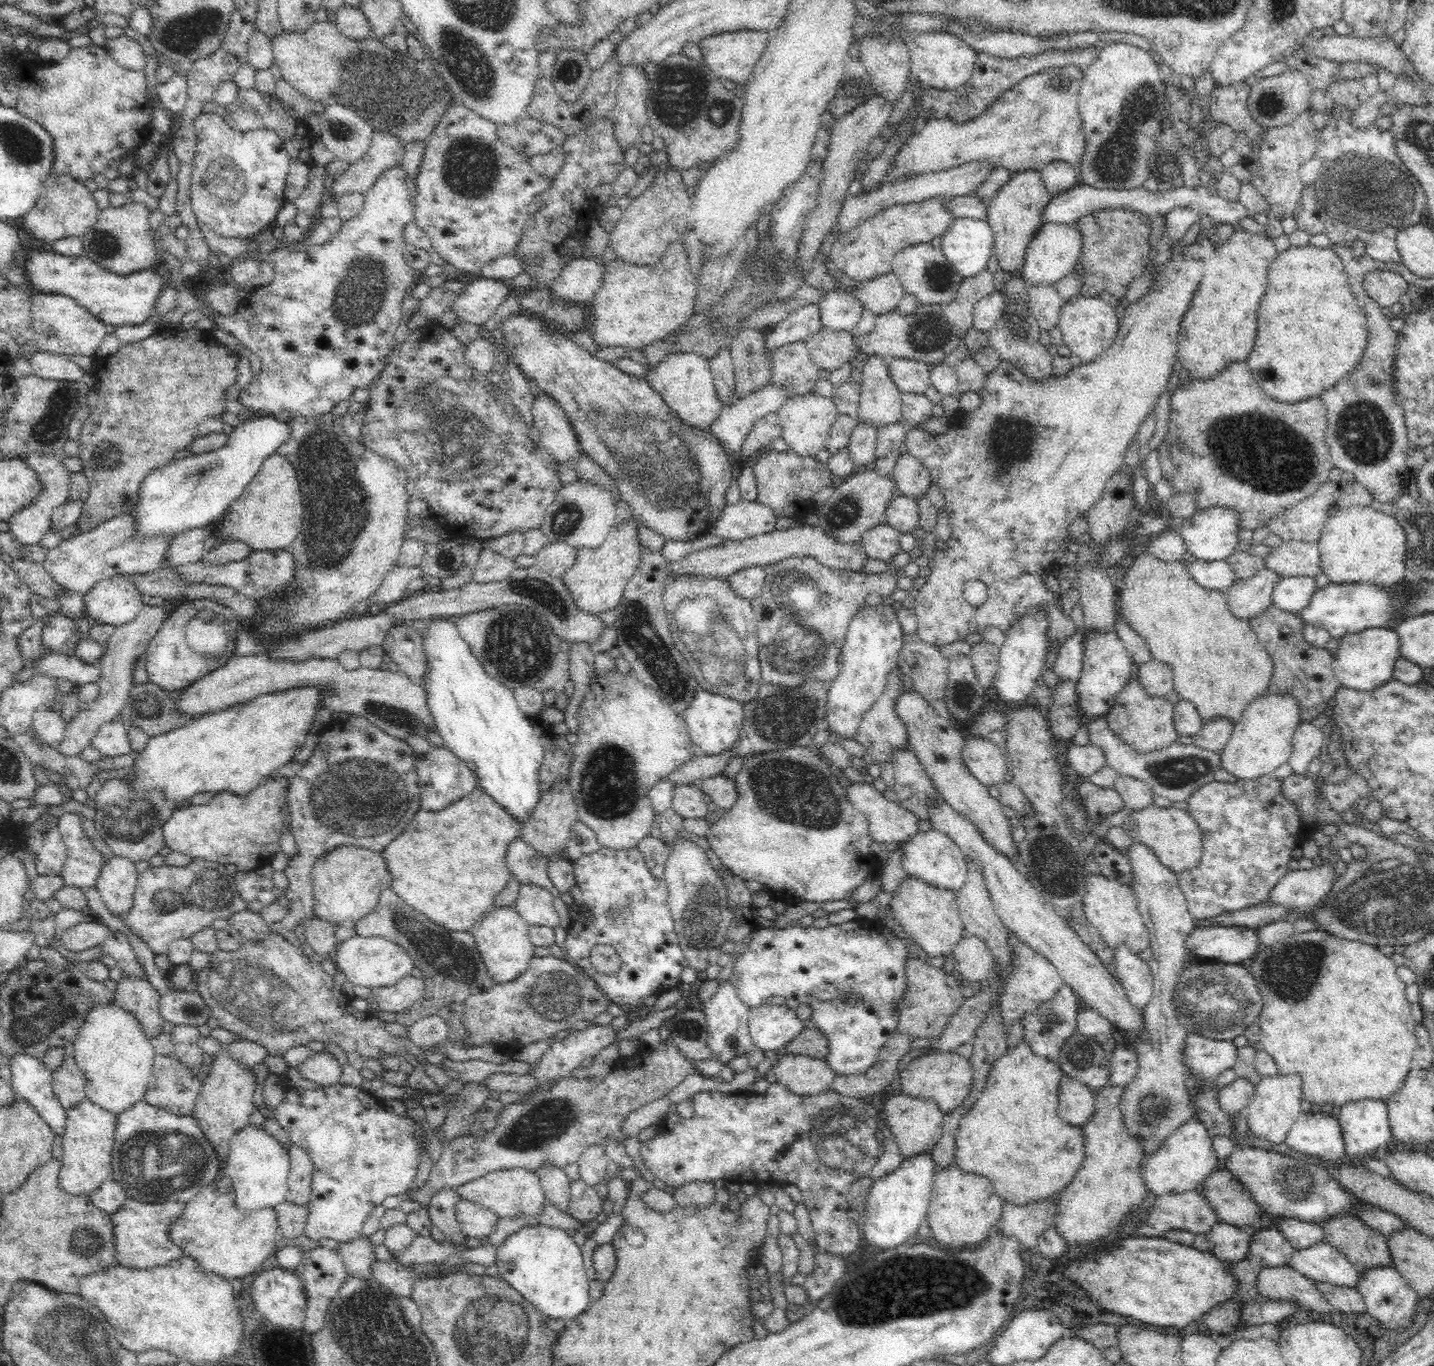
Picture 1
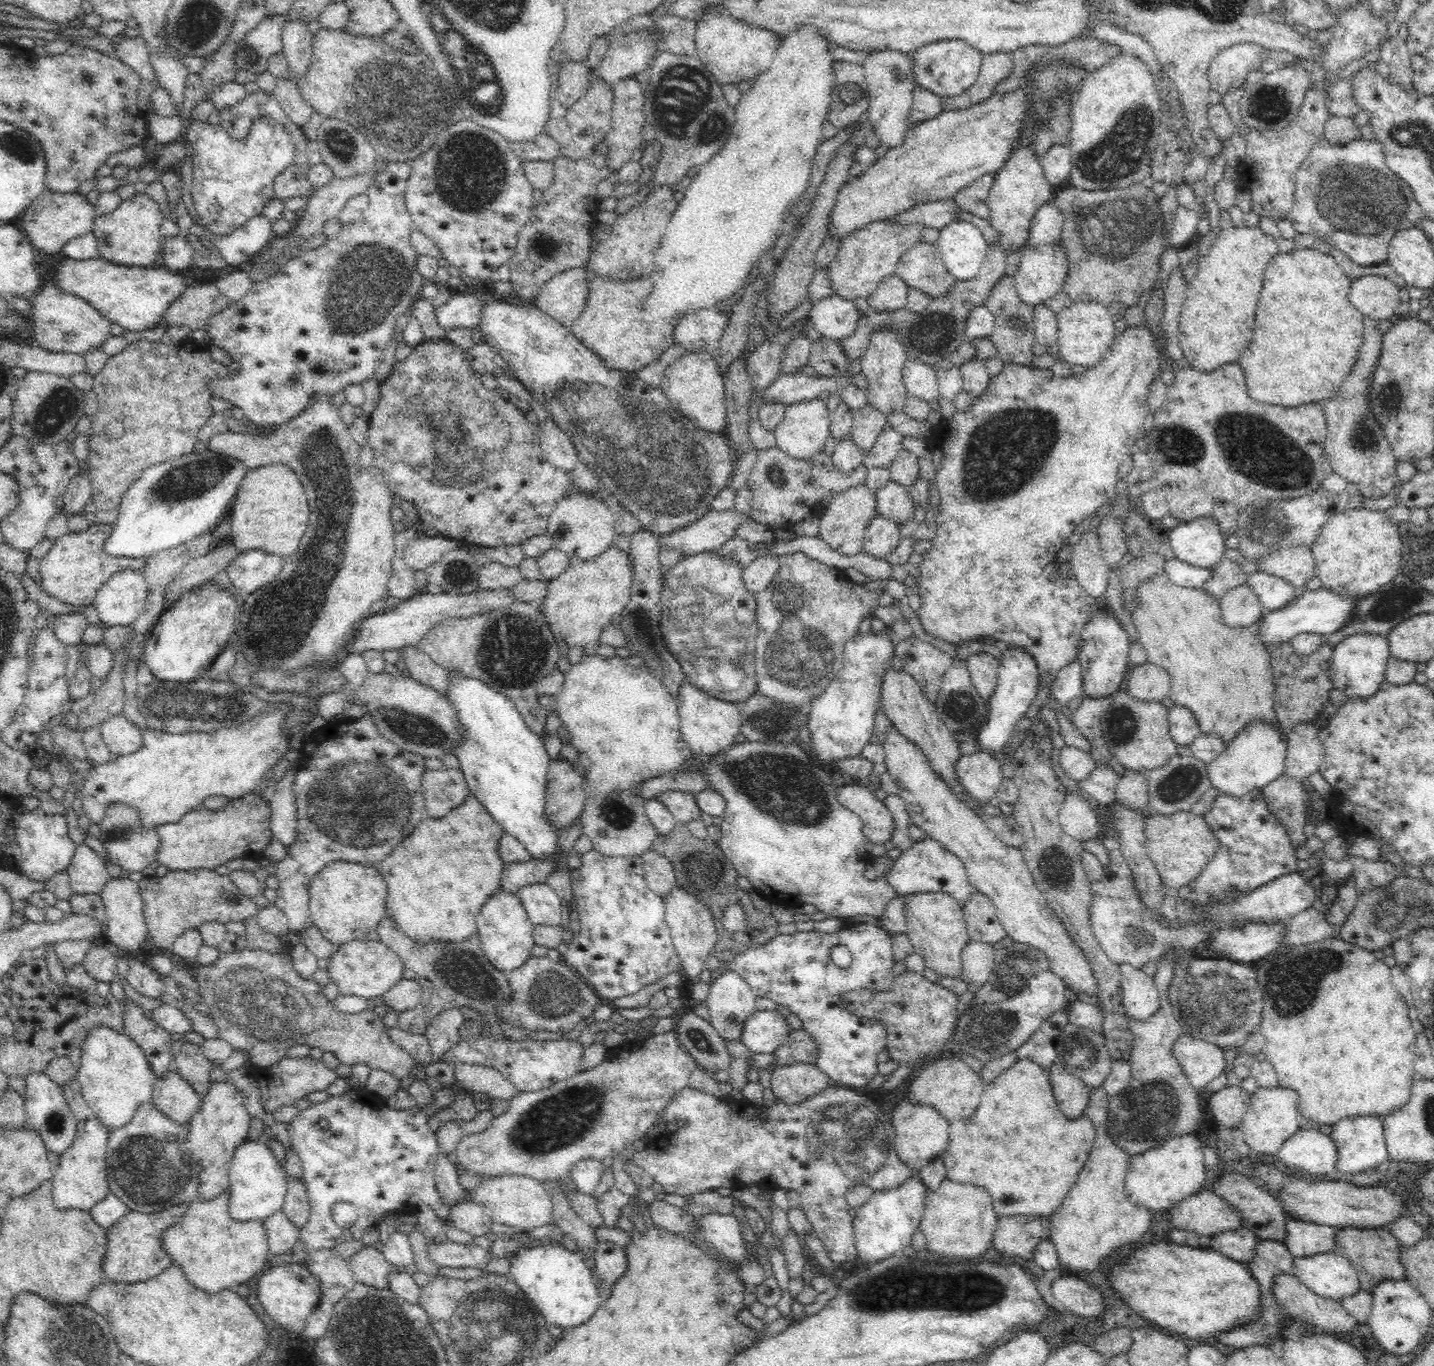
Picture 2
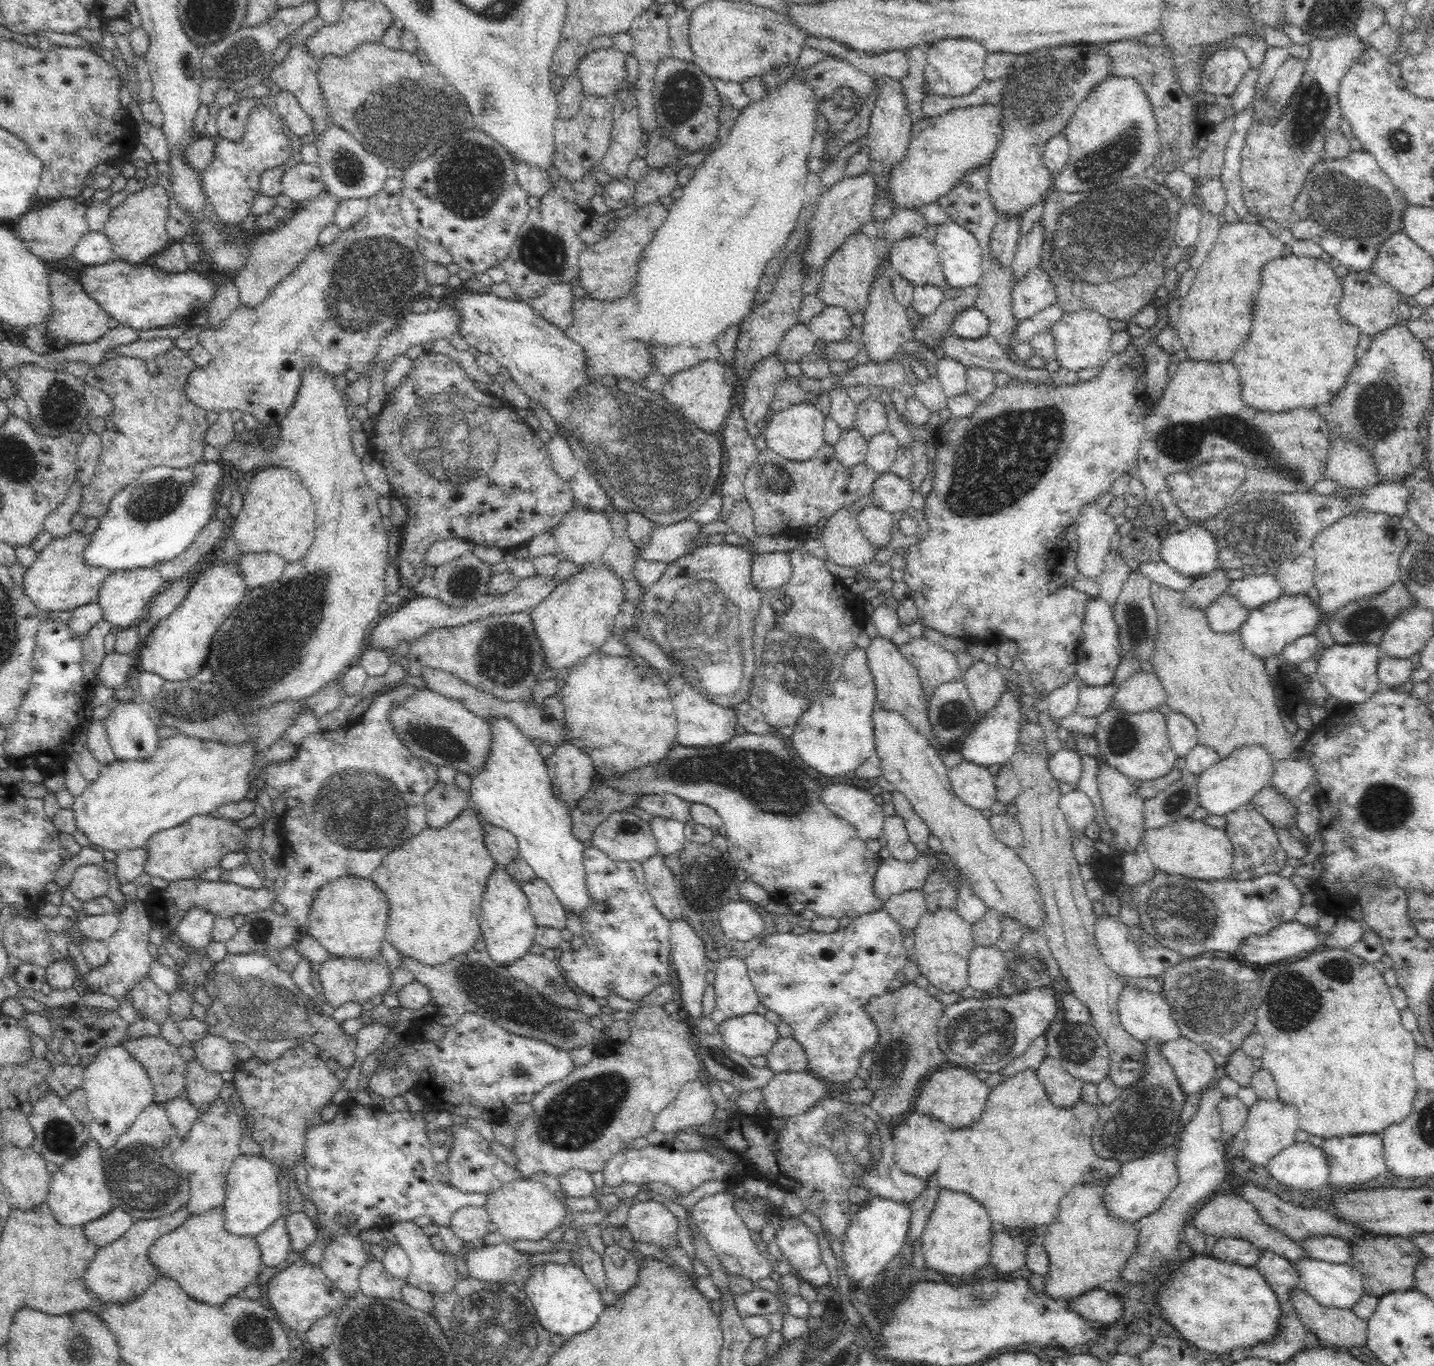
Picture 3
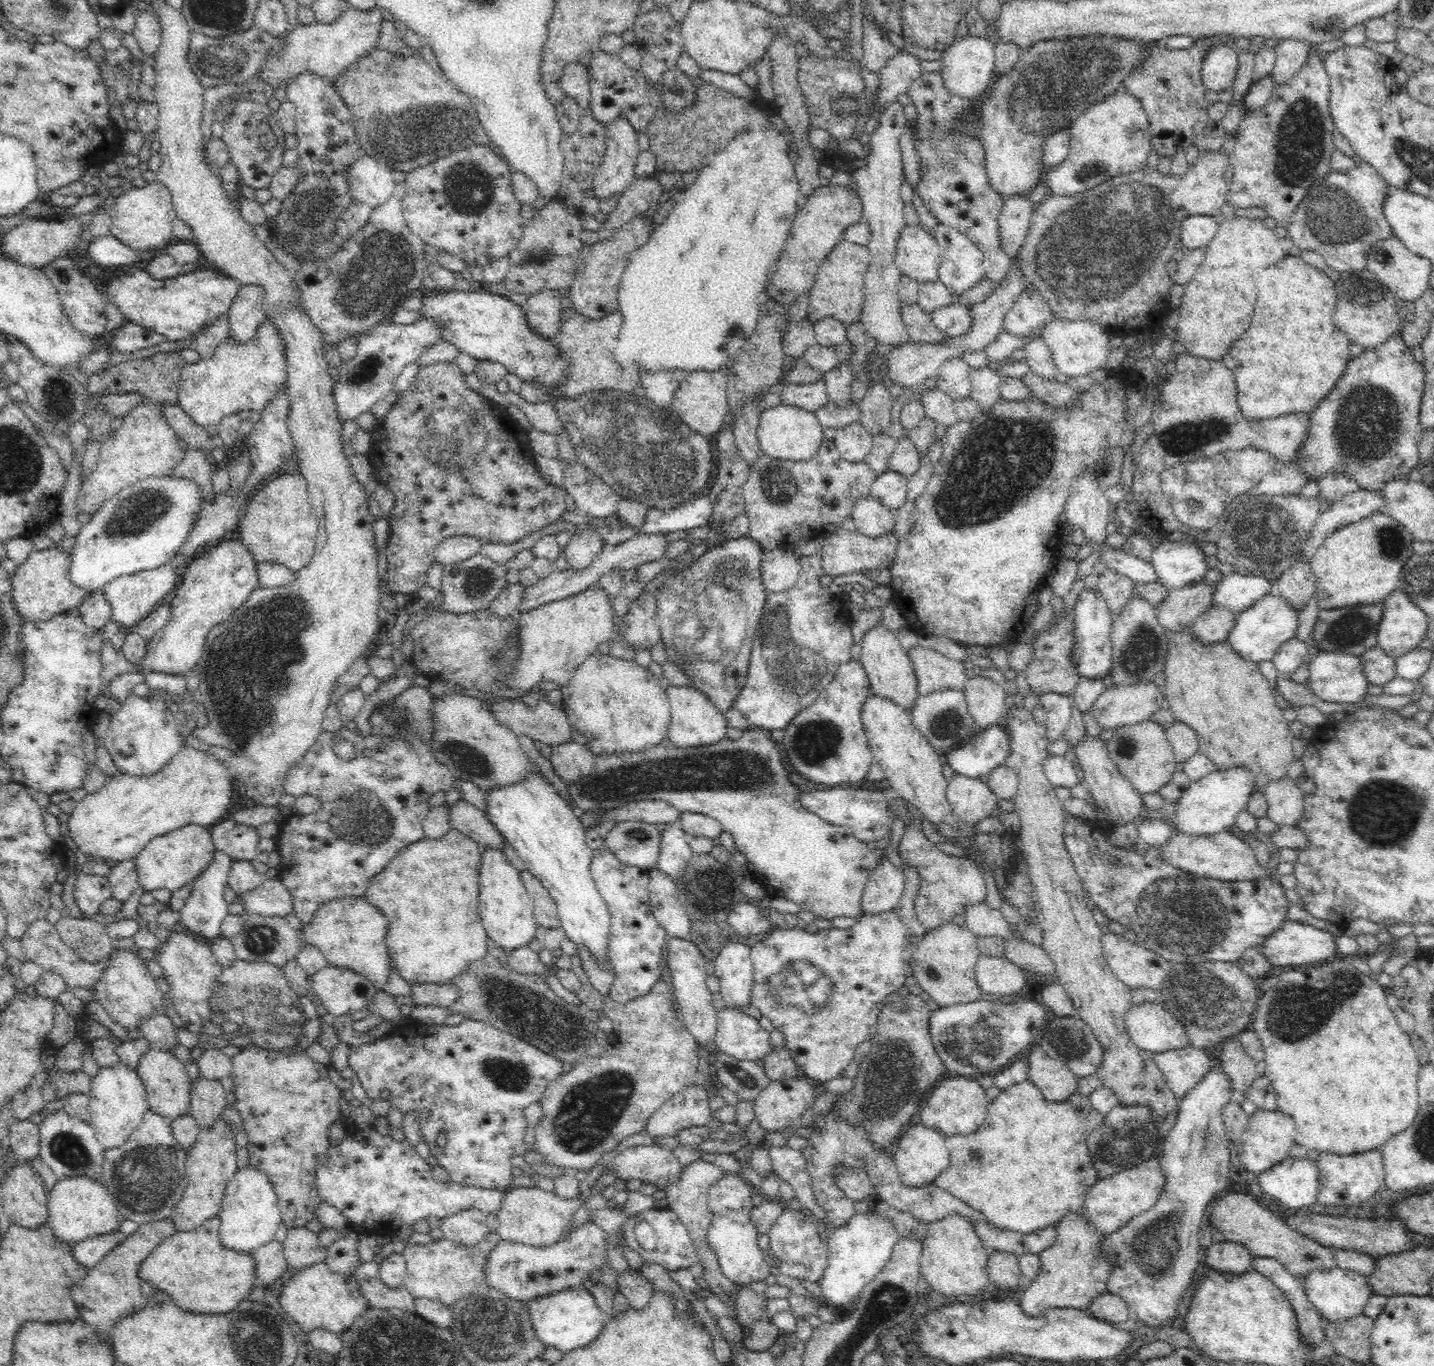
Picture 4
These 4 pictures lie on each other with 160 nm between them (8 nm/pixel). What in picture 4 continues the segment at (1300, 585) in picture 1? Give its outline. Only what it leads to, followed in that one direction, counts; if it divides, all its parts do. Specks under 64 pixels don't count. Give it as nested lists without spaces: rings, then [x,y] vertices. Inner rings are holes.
[[[1243,572],[1228,574],[1215,586],[1213,605],[1229,609],[1235,614],[1250,608],[1260,598],[1275,593],[1275,587],[1264,576]]]

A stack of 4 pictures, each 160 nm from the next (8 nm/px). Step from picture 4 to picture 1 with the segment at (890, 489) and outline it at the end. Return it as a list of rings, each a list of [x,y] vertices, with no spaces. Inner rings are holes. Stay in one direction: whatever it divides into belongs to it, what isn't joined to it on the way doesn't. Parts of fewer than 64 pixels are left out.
[[[894,493],[886,505],[884,523],[900,534],[912,532],[919,525],[919,508],[915,497]]]

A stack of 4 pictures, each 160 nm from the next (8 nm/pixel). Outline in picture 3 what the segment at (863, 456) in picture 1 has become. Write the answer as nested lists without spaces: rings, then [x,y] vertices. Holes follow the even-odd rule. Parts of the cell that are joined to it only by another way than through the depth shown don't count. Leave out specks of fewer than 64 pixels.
[[[870,396],[857,405],[854,429],[858,430],[864,439],[870,440],[875,434],[886,431],[887,426],[888,413],[882,401]]]

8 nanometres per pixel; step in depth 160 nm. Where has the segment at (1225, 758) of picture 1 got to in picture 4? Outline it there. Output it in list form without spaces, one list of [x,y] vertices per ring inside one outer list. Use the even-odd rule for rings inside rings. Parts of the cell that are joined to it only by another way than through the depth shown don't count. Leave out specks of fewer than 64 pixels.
[[[1232,766],[1228,770],[1216,770],[1200,780],[1191,781],[1177,800],[1174,816],[1169,821],[1174,832],[1190,836],[1210,836],[1230,828],[1236,822],[1236,814],[1246,808],[1250,795],[1255,791],[1252,776],[1247,768]]]

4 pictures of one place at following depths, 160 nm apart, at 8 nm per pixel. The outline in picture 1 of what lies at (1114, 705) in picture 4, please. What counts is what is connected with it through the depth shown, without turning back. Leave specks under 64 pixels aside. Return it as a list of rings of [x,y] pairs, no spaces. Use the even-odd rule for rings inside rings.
[[[1152,659],[1139,665],[1136,678],[1150,696],[1165,697],[1173,689],[1173,668],[1167,662]]]

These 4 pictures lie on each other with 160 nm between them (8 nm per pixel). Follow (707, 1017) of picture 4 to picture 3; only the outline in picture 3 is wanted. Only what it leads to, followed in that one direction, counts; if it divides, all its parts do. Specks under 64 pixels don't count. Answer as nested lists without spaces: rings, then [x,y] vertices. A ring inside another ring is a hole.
[[[676,918],[669,922],[671,960],[676,966],[680,980],[680,996],[684,1010],[696,1023],[702,1018],[702,997],[706,988],[705,942],[690,926],[687,918]]]

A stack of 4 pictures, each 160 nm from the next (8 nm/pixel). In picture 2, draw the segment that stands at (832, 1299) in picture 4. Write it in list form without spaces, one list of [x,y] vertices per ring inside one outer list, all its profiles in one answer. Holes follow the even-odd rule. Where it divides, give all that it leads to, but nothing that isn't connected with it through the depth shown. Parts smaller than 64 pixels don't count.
[[[917,1171],[913,1178],[893,1190],[874,1191],[872,1196],[855,1209],[853,1218],[854,1240],[857,1257],[864,1264],[872,1264],[900,1252],[904,1246],[910,1244],[914,1230],[919,1228],[925,1211],[925,1200],[929,1192],[920,1181]]]

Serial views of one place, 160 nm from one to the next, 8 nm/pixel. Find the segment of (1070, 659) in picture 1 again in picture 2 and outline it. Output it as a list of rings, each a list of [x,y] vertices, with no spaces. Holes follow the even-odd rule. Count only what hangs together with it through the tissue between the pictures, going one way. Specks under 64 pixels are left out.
[[[1074,658],[1074,662],[1070,662],[1068,666],[1062,666],[1058,670],[1056,680],[1051,685],[1050,696],[1060,703],[1059,708],[1068,706],[1070,702],[1079,698],[1080,694],[1083,694],[1082,675],[1082,667],[1076,658]]]

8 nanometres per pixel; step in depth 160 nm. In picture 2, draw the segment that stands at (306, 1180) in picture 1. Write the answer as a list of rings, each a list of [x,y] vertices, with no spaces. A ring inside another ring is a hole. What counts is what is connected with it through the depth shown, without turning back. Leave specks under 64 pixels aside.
[[[288,1177],[287,1179],[287,1194],[281,1209],[301,1229],[306,1226],[310,1212],[306,1185],[304,1185],[302,1178]]]

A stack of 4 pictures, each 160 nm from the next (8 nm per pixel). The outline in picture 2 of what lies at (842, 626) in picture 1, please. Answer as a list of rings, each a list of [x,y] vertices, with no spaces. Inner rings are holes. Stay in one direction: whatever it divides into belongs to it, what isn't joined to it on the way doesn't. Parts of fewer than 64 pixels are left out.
[[[801,552],[784,553],[782,556],[776,558],[780,564],[779,572],[773,579],[773,582],[766,588],[766,590],[755,594],[757,603],[757,623],[759,627],[759,634],[755,642],[755,673],[757,676],[757,692],[772,698],[776,704],[788,706],[788,711],[800,708],[808,710],[810,703],[822,694],[822,691],[836,678],[838,672],[842,668],[843,651],[847,641],[850,641],[854,636],[857,636],[859,624],[863,618],[867,617],[874,611],[874,608],[879,605],[879,598],[882,592],[868,591],[864,589],[862,584],[858,585],[850,581],[847,574],[841,569],[834,569],[833,567],[826,566],[806,554]]]

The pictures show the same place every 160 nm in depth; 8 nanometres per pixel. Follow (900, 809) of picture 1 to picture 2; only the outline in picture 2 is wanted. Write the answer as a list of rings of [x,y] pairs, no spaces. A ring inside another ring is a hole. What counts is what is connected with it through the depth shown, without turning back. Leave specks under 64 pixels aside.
[[[843,785],[837,788],[838,802],[862,819],[862,832],[868,841],[884,844],[895,827],[889,808],[874,796],[873,788]]]

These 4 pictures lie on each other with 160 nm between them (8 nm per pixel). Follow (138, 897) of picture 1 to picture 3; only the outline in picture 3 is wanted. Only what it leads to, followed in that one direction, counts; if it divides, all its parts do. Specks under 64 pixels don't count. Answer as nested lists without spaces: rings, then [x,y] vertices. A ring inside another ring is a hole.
[[[180,878],[172,880],[165,889],[152,890],[145,900],[145,906],[156,924],[163,927],[165,934],[174,936],[179,920],[186,914],[190,907],[198,906],[210,911],[214,918],[233,917],[236,914],[247,915],[253,912],[270,910],[272,902],[276,901],[274,889],[259,888],[248,889],[234,884],[229,880],[223,881],[202,881],[195,878]]]

